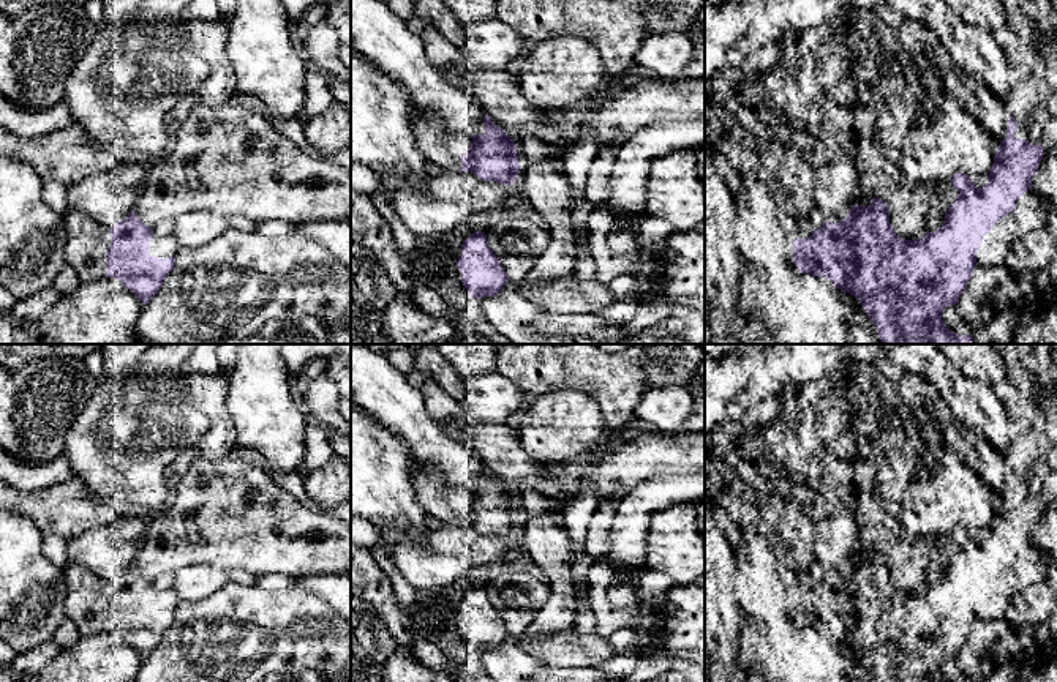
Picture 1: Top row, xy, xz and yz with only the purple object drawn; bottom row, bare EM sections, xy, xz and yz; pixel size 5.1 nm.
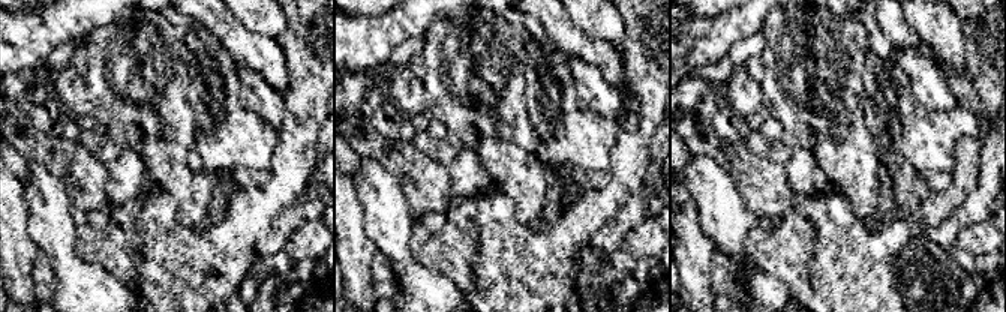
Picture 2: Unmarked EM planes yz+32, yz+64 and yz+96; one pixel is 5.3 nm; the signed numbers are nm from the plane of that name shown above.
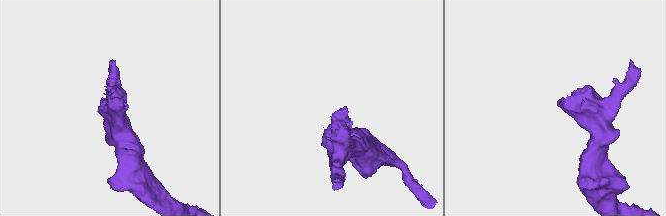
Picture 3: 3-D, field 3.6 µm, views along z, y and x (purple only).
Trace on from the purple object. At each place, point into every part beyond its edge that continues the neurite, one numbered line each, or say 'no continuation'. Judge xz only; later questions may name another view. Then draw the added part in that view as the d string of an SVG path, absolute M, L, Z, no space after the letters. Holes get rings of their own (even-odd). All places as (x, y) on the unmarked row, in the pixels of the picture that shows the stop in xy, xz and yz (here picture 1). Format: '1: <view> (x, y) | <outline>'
1: xz (438, 498) | M422 466L414 482L422 508L442 524L460 524L460 508L468 508L472 489L449 485L433 466Z

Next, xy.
1: xy (87, 594) | M79 564L63 567L66 586L65 611L81 635L106 631L106 606L112 590L109 581Z
2: xy (160, 600) | M174 589L153 590L149 595L149 608L158 613L175 611L179 597Z

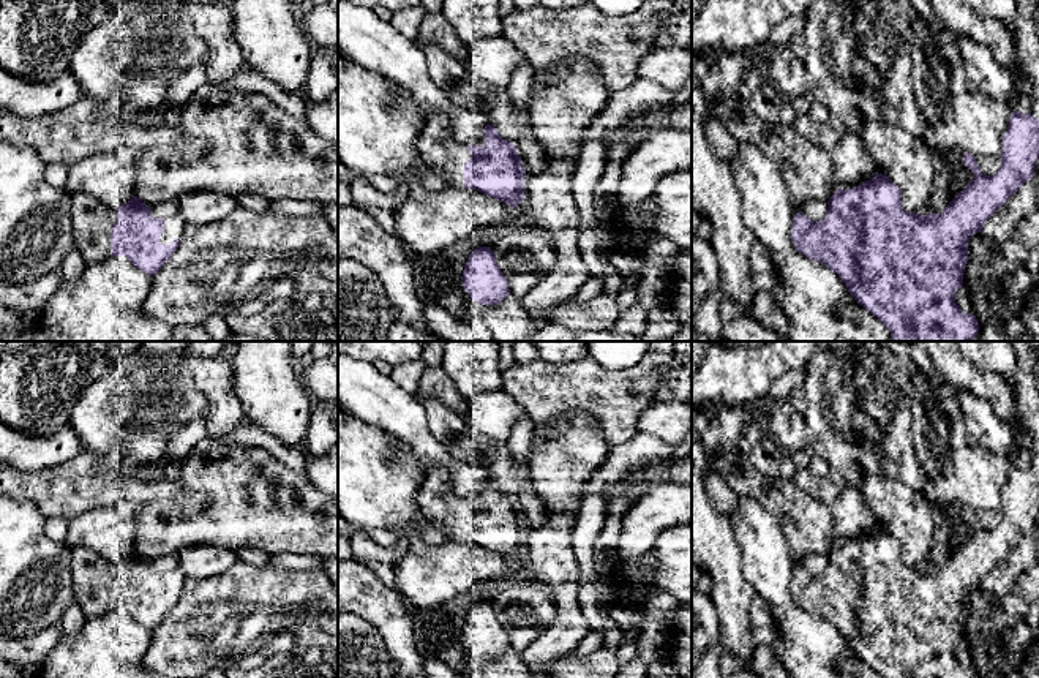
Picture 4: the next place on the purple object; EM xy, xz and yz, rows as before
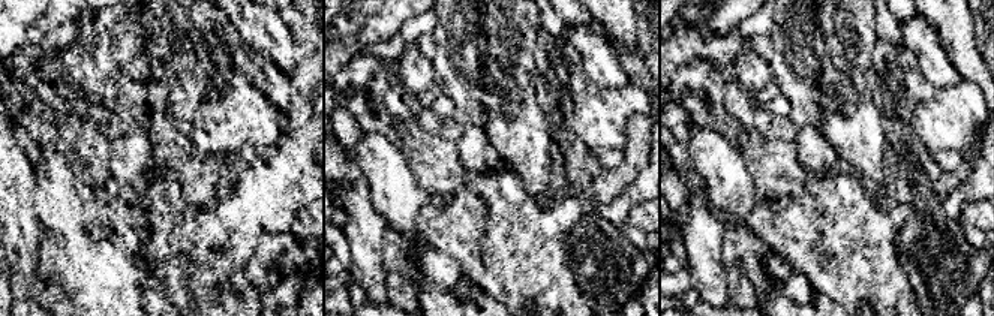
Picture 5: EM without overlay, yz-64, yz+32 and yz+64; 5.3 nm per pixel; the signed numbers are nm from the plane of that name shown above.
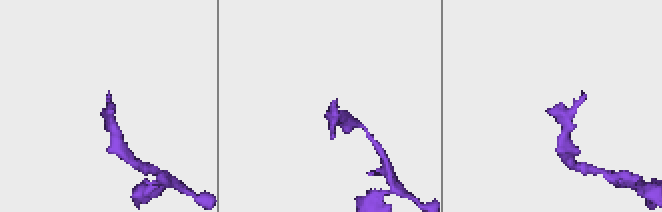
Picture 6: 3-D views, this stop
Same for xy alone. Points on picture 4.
1: xy (92, 574) | M87 547L71 548L74 601L87 618L111 612L111 583L117 577L115 563Z
2: xy (174, 580) | M180 567L164 572L164 585L159 589L158 596L164 599L171 599L174 593L182 591L185 582L186 582L186 575Z

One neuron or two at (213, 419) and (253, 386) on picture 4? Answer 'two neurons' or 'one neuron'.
two neurons

